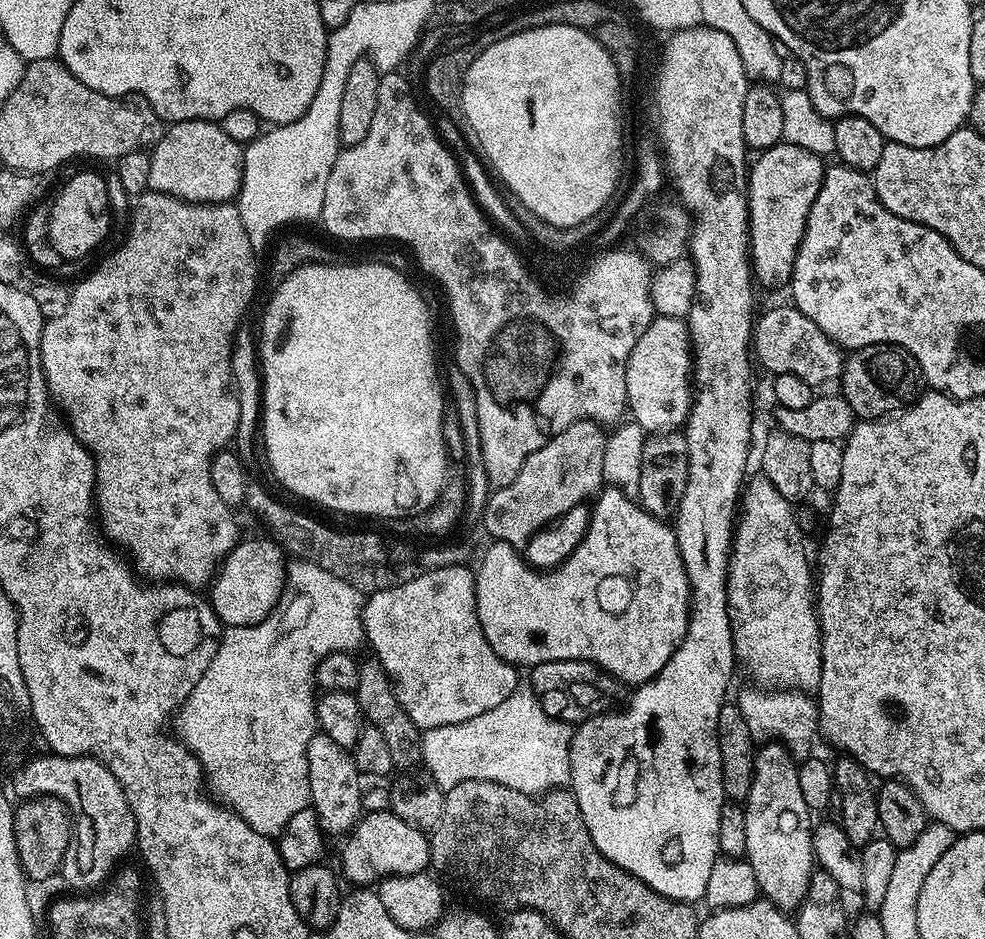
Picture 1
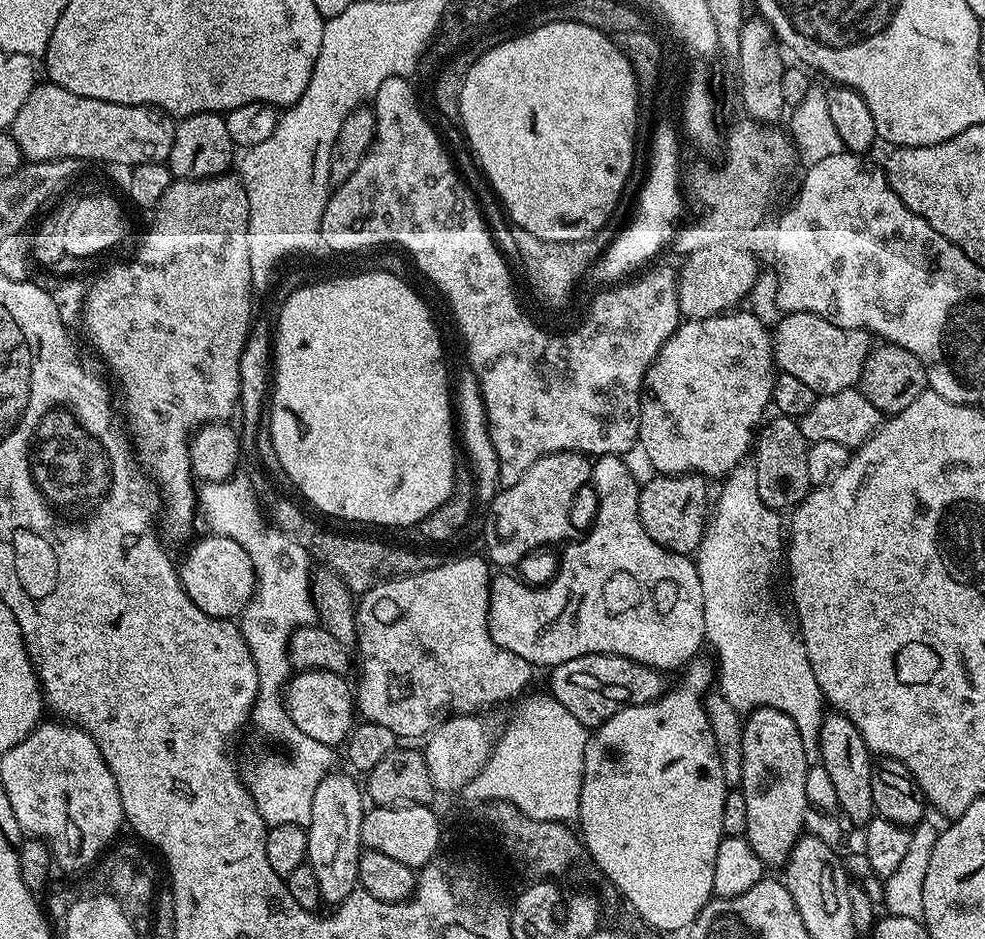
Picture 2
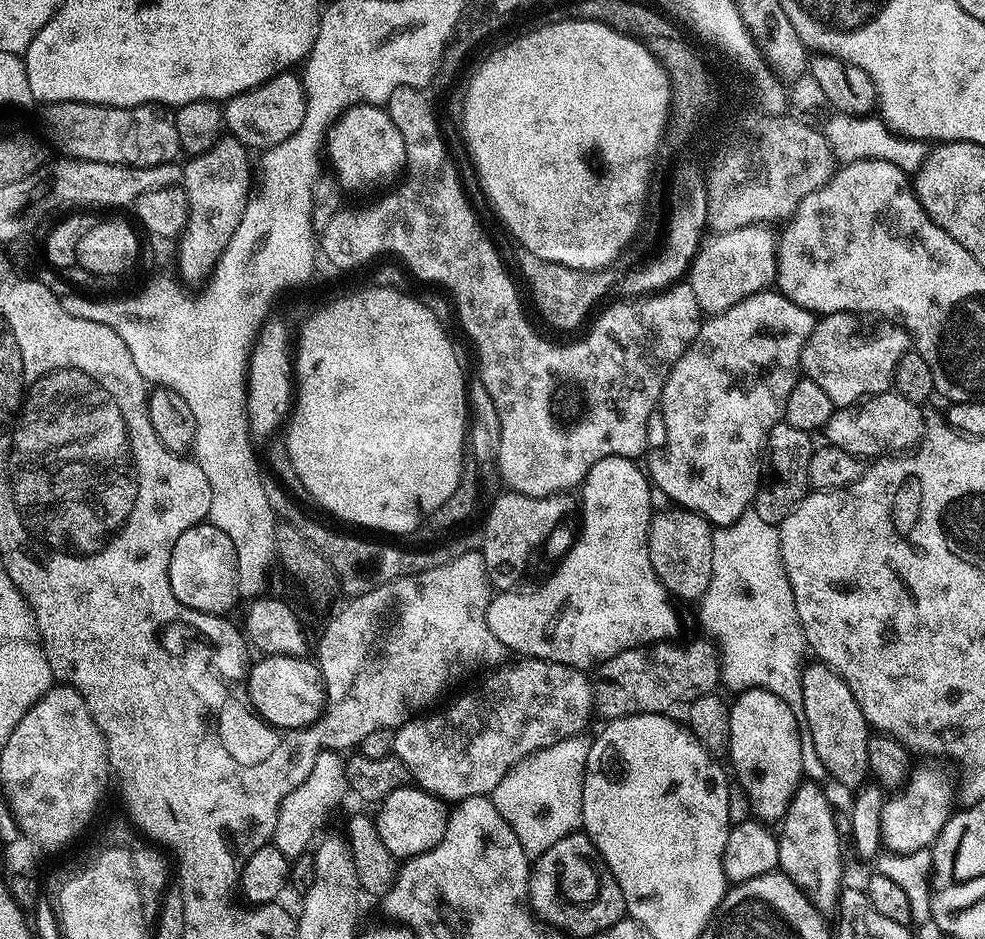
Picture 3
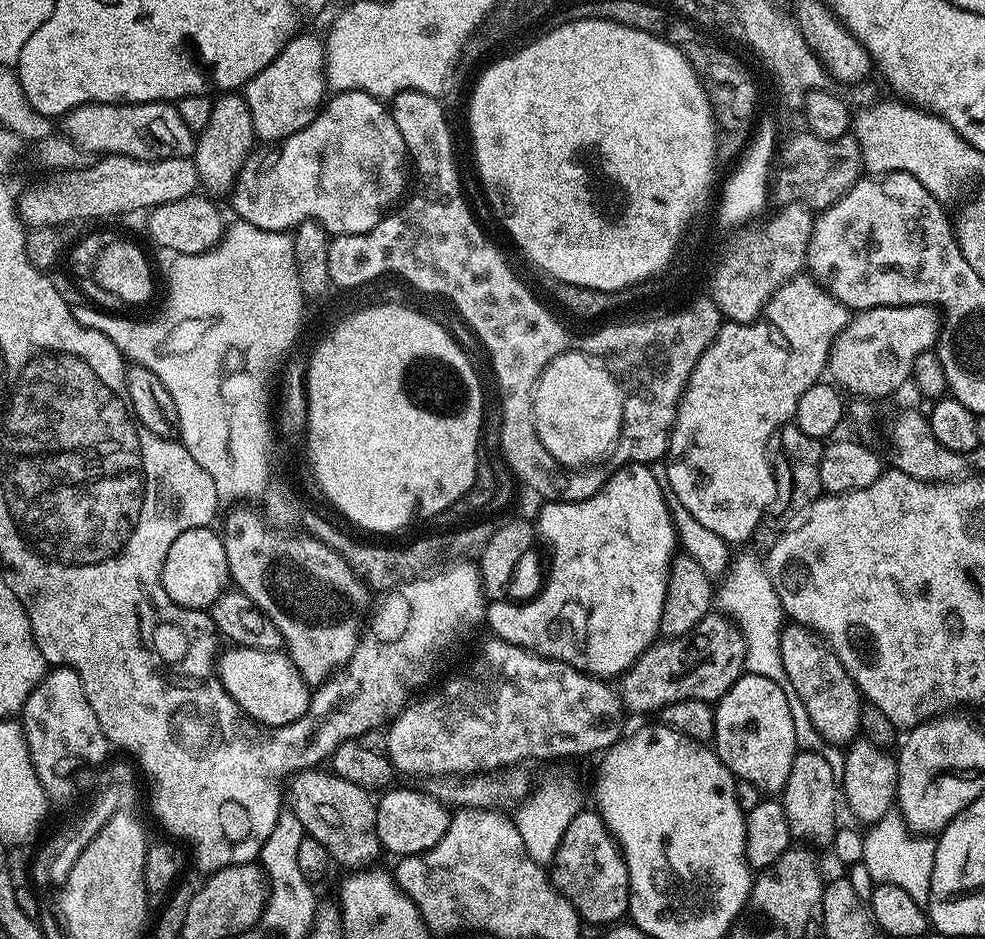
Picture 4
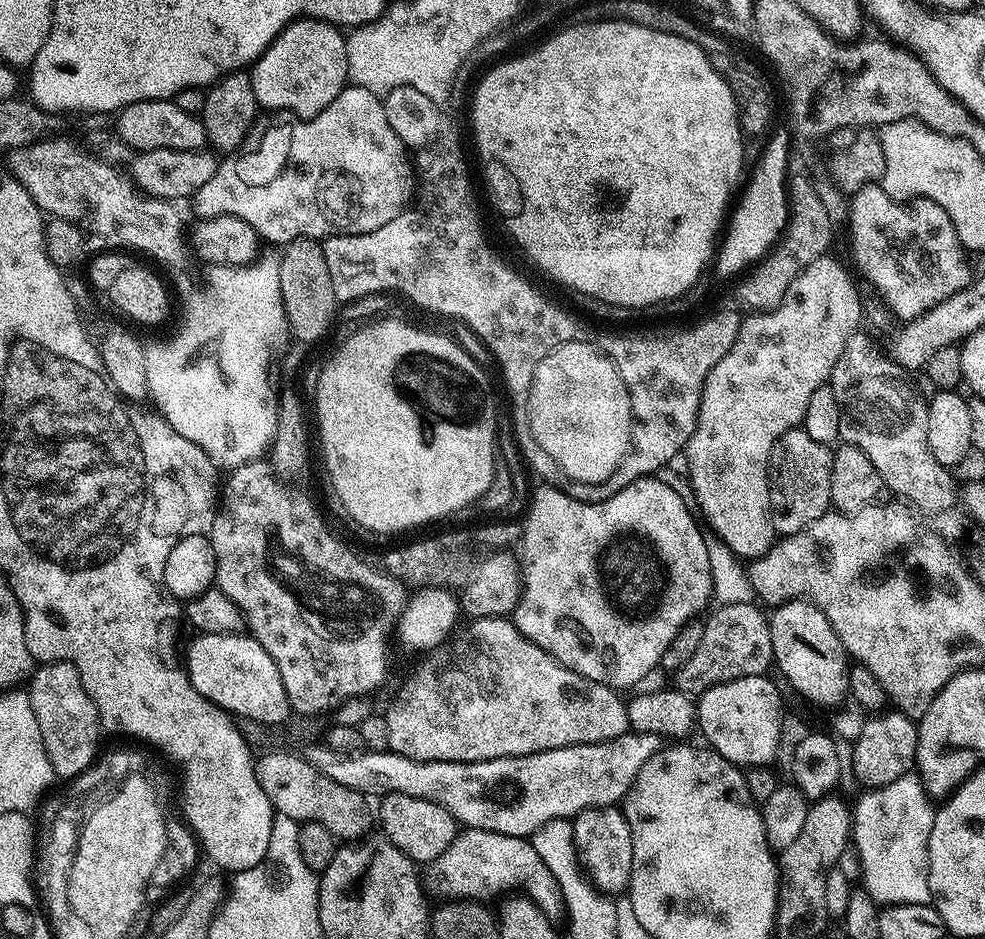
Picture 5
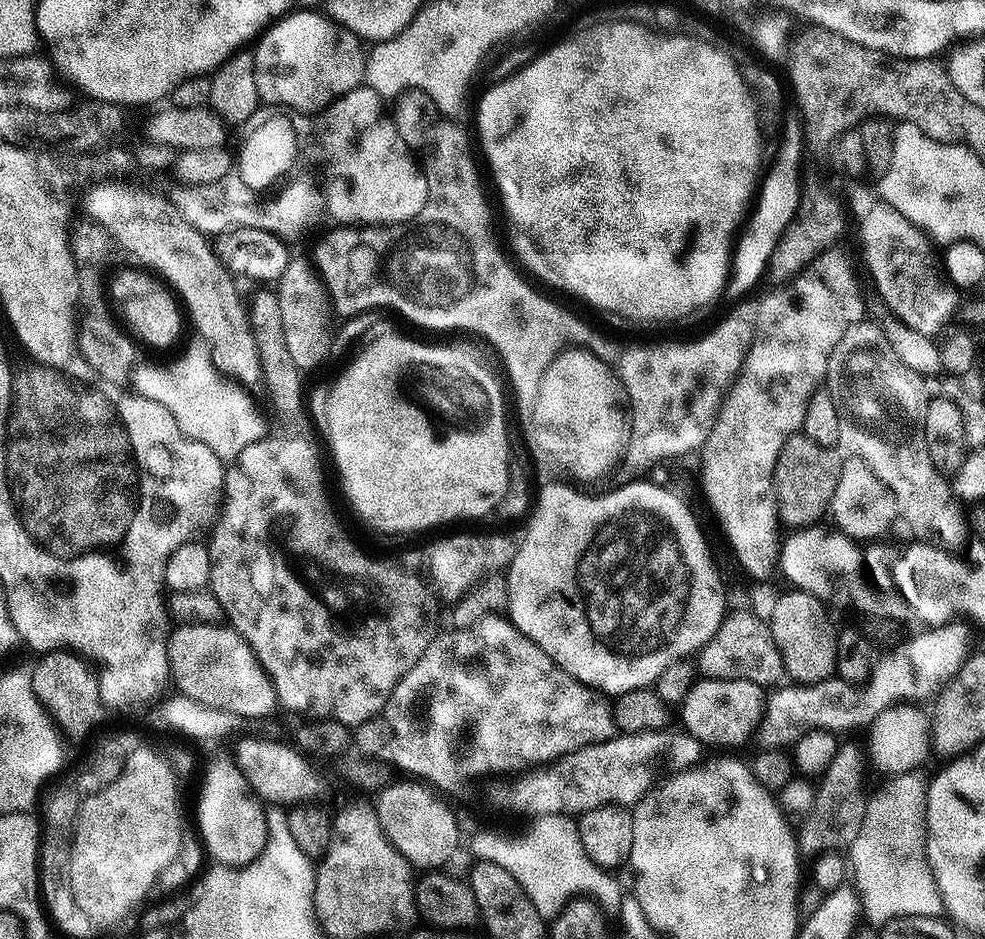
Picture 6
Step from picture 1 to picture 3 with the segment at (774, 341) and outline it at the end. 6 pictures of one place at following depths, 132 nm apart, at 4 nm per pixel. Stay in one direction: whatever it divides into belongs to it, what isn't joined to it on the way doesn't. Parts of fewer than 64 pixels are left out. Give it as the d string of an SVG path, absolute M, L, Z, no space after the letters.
M835 312L829 316L820 316L816 325L812 328L812 333L806 338L801 348L800 354L800 370L807 379L813 380L815 384L830 397L833 409L845 408L851 404L857 404L865 396L877 396L879 392L889 391L893 387L896 366L902 354L906 354L910 350L910 337L908 332L901 324L896 324L893 320L885 320L883 316L874 316L871 314L857 314L855 312Z

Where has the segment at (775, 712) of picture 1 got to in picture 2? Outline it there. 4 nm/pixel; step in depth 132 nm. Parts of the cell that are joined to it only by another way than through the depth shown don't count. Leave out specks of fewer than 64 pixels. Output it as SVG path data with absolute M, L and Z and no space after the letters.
M745 460L740 463L728 473L723 484L716 510L714 512L713 509L694 556L697 576L702 582L705 641L710 648L714 648L717 656L718 690L742 714L759 708L770 708L790 717L801 735L808 764L817 765L820 761L821 722L826 714L826 702L814 678L803 639L795 625L791 625L776 606L772 592L772 552L780 534L781 515L775 509L766 507L758 495L755 461Z

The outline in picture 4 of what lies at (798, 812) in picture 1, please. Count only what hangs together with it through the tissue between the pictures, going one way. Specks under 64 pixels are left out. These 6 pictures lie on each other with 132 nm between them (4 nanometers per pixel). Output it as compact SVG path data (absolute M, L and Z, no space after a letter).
M748 672L740 676L730 686L726 695L715 701L716 738L714 751L720 757L723 767L727 768L737 780L750 782L761 794L780 794L786 786L786 778L790 778L790 766L797 754L794 732L794 718L789 713L789 703L782 686L770 678L760 677Z

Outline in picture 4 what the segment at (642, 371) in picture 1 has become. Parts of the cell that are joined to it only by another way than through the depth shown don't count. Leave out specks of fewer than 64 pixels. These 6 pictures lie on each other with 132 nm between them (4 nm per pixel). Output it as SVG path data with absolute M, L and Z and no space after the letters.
M801 274L796 277L795 280L787 280L781 288L779 288L774 295L772 296L771 300L768 301L767 311L769 313L773 312L776 315L776 332L778 335L784 339L784 344L788 347L788 352L760 352L760 324L753 322L751 324L734 324L731 322L724 322L721 323L720 329L718 330L718 334L714 338L714 342L710 342L710 346L708 349L701 354L698 358L698 362L694 366L694 370L690 374L690 378L688 379L688 385L684 387L684 392L680 395L680 404L676 407L676 421L672 423L672 436L668 439L668 454L666 457L666 465L668 464L668 484L667 487L670 489L672 487L672 492L674 495L675 503L681 504L682 506L686 506L687 510L690 510L691 514L694 514L694 518L698 520L698 522L702 523L702 525L706 526L707 530L712 530L714 534L718 536L721 540L724 541L725 544L728 546L735 546L734 544L740 544L743 540L748 539L750 536L754 535L756 532L756 527L760 524L760 519L764 516L764 511L767 510L768 507L772 504L772 499L776 496L776 476L772 473L772 468L768 465L768 443L773 443L774 437L777 435L778 429L780 425L787 424L789 421L795 417L796 414L796 407L798 406L798 398L801 396L803 392L805 392L811 384L817 383L825 375L826 369L828 367L828 352L832 349L832 343L834 342L834 338L840 333L844 327L849 322L850 319L850 309L845 306L842 302L838 302L833 298L832 295L825 288L821 288L819 284L816 283L815 280L812 279L811 275L808 274Z

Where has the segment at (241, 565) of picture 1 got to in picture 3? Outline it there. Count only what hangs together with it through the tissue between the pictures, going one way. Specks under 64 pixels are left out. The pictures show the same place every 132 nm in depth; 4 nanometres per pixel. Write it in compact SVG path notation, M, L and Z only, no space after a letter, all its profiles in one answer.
M211 522L195 524L178 542L174 542L174 550L170 554L170 586L174 590L174 598L186 606L199 612L209 612L215 616L224 616L235 606L240 596L240 579L236 569L236 551L234 542L222 534Z

